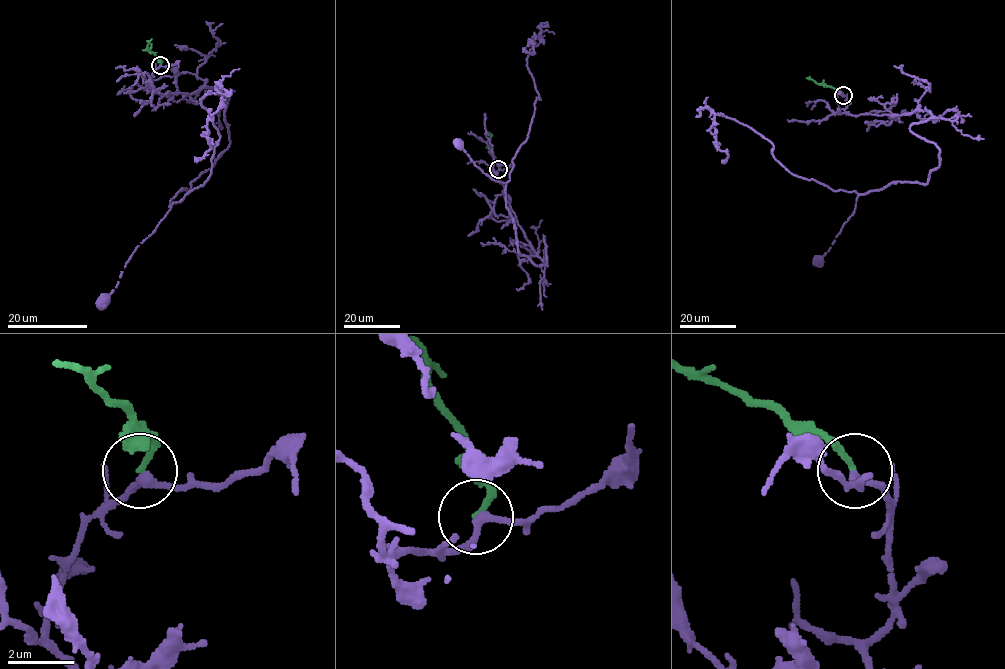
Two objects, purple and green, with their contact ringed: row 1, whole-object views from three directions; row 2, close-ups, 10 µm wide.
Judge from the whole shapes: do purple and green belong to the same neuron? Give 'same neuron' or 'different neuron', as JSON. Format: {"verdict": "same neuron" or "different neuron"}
{"verdict": "same neuron"}

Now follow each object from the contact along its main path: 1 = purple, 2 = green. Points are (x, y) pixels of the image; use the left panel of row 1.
1: (161, 64), (149, 85), (162, 94), (203, 86), (225, 97), (229, 147), (189, 191), (171, 200), (102, 300)
2: (160, 64), (161, 60), (147, 48), (147, 40)

